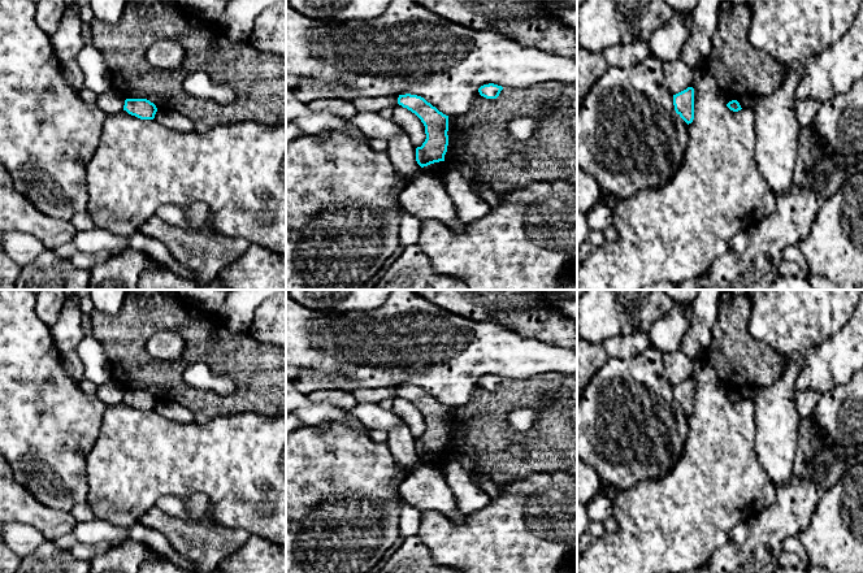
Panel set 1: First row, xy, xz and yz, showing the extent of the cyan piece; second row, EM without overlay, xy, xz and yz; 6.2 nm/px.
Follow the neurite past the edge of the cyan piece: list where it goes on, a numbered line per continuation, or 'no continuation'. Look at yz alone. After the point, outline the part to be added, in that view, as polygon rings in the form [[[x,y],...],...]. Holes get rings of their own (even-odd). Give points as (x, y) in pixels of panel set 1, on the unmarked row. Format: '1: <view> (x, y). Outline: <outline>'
no continuation

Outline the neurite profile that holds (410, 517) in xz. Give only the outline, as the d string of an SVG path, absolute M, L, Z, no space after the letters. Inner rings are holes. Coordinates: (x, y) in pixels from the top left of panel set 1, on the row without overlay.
M403 504L399 515L399 538L407 539L408 537L417 534L421 518L422 516L419 509Z

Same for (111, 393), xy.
M109 379L96 387L95 395L105 403L107 407L113 407L123 401L125 391L126 390L118 382Z

